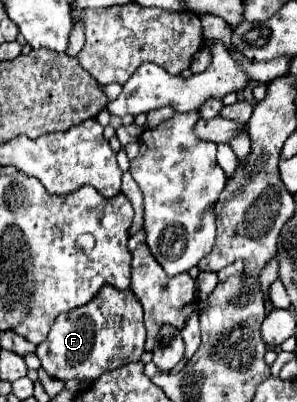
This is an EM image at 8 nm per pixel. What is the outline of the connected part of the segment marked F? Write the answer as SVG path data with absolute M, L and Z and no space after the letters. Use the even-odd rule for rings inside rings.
M105 285L87 305L71 309L67 317L59 315L47 339L37 345L41 367L55 379L69 381L95 381L111 369L119 369L131 361L139 361L145 351L145 325L143 309L131 289L119 291Z

